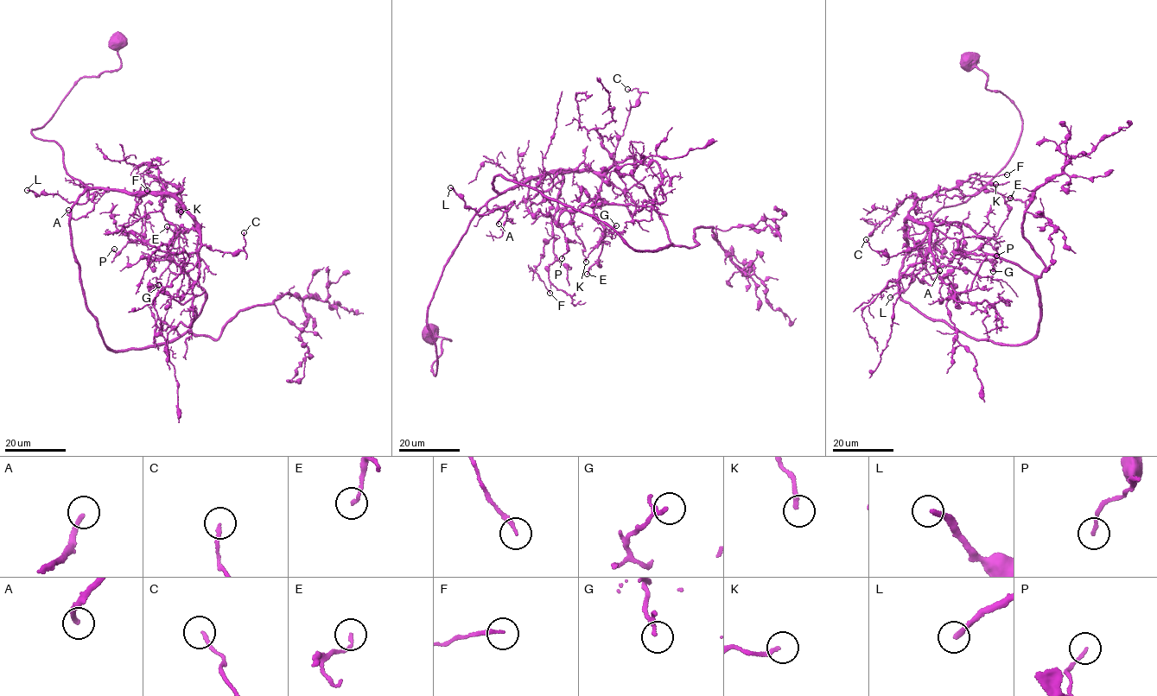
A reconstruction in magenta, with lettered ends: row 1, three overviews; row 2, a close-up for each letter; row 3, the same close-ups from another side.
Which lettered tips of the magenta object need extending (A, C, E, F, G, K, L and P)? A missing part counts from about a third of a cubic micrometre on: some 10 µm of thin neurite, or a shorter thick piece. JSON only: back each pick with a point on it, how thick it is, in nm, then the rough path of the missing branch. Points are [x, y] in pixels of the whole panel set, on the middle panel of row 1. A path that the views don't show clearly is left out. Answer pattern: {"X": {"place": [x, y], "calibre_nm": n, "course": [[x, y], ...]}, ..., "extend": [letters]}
{"L": {"place": [450, 187], "calibre_nm": 200}, "extend": ["L"]}

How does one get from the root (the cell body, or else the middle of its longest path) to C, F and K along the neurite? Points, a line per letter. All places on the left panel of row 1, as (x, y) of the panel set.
C: (116, 44), (119, 67), (82, 78), (31, 133), (89, 186), (177, 199), (213, 250), (242, 250), (244, 232)
F: (116, 44), (119, 67), (82, 78), (31, 133), (91, 187), (182, 189), (148, 174), (147, 190)
K: (116, 44), (119, 67), (82, 78), (31, 133), (58, 144), (67, 174), (91, 187), (180, 187), (181, 211)

